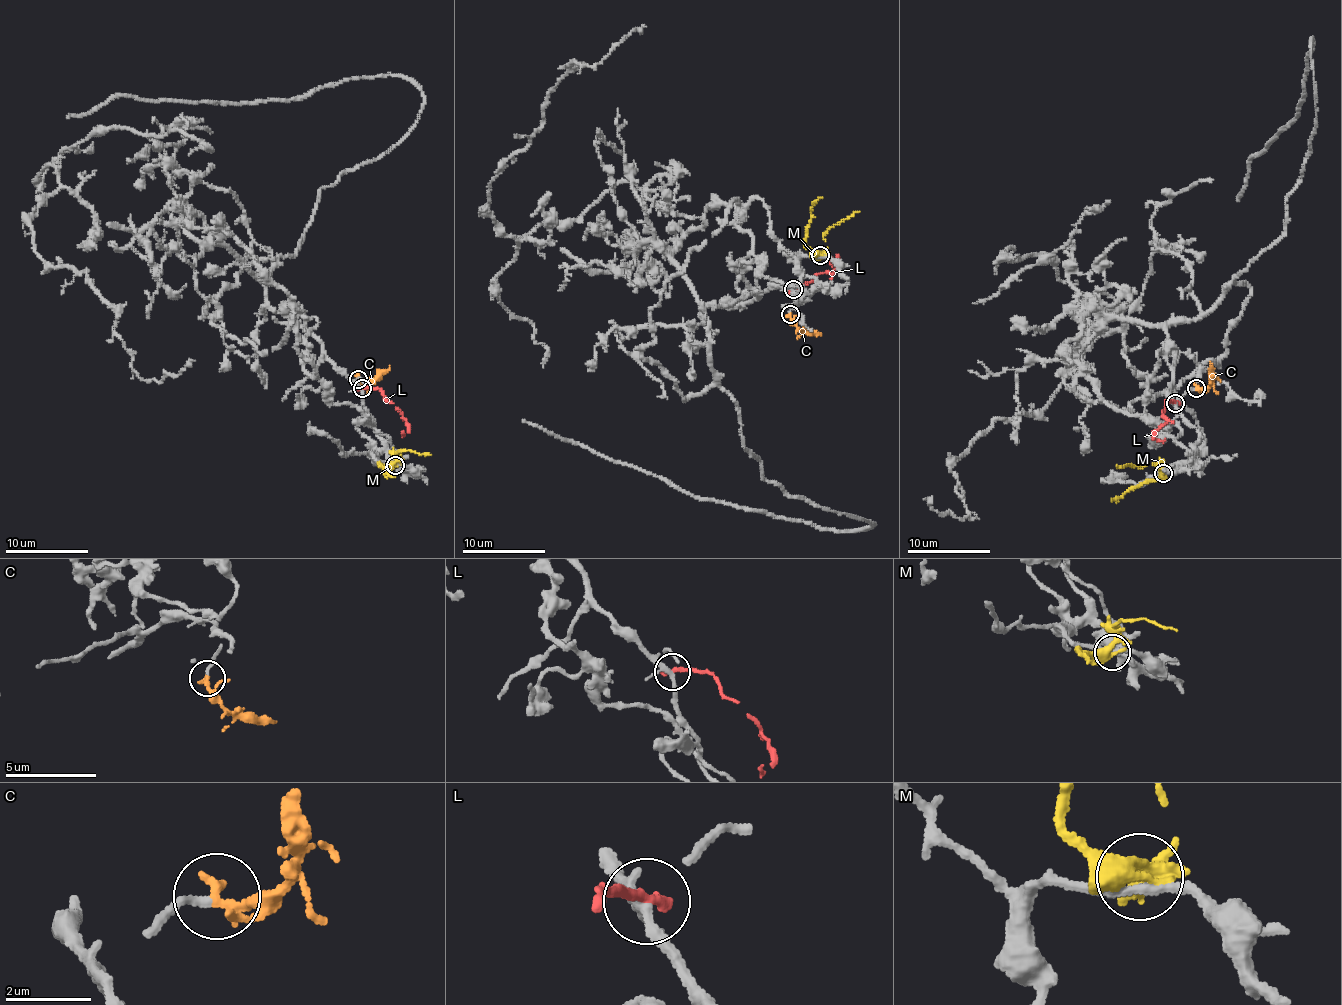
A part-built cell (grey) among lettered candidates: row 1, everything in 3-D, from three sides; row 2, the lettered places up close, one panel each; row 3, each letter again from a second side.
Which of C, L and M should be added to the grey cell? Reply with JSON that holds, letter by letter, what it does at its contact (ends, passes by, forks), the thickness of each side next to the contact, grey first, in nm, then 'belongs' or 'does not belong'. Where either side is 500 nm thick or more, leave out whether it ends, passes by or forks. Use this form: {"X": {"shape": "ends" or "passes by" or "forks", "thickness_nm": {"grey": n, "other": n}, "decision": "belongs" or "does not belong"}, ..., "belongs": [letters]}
{"C": {"shape": "ends", "thickness_nm": {"grey": 170, "other": 280}, "decision": "belongs"}, "L": {"shape": "ends", "thickness_nm": {"grey": 200, "other": 280}, "decision": "does not belong"}, "M": {"shape": "forks", "thickness_nm": {"grey": 200, "other": 320}, "decision": "does not belong"}, "belongs": ["C"]}

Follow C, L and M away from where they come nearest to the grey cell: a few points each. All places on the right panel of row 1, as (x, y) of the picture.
C: (1196, 388), (1202, 388), (1211, 381), (1210, 361)
L: (1175, 403), (1169, 399), (1161, 412), (1167, 423), (1154, 435), (1154, 438), (1165, 438)
M: (1163, 472), (1111, 500)

